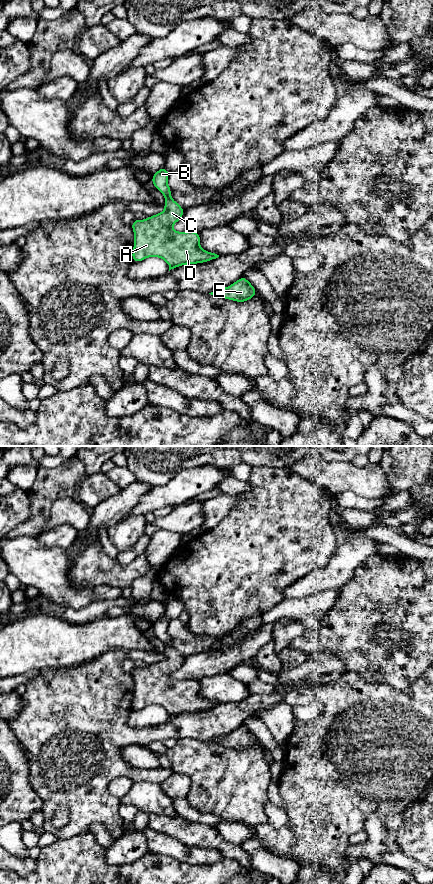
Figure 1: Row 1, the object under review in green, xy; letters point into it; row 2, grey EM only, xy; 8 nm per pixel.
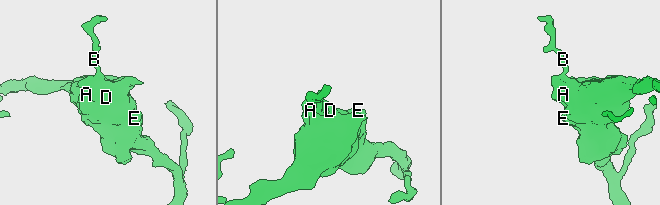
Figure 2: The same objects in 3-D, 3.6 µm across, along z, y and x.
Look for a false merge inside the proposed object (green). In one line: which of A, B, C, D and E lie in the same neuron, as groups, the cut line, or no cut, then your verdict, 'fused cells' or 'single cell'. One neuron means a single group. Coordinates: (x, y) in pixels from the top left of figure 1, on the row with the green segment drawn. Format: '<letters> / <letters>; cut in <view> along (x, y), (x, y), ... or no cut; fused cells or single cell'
A B C D E; no cut; single cell

